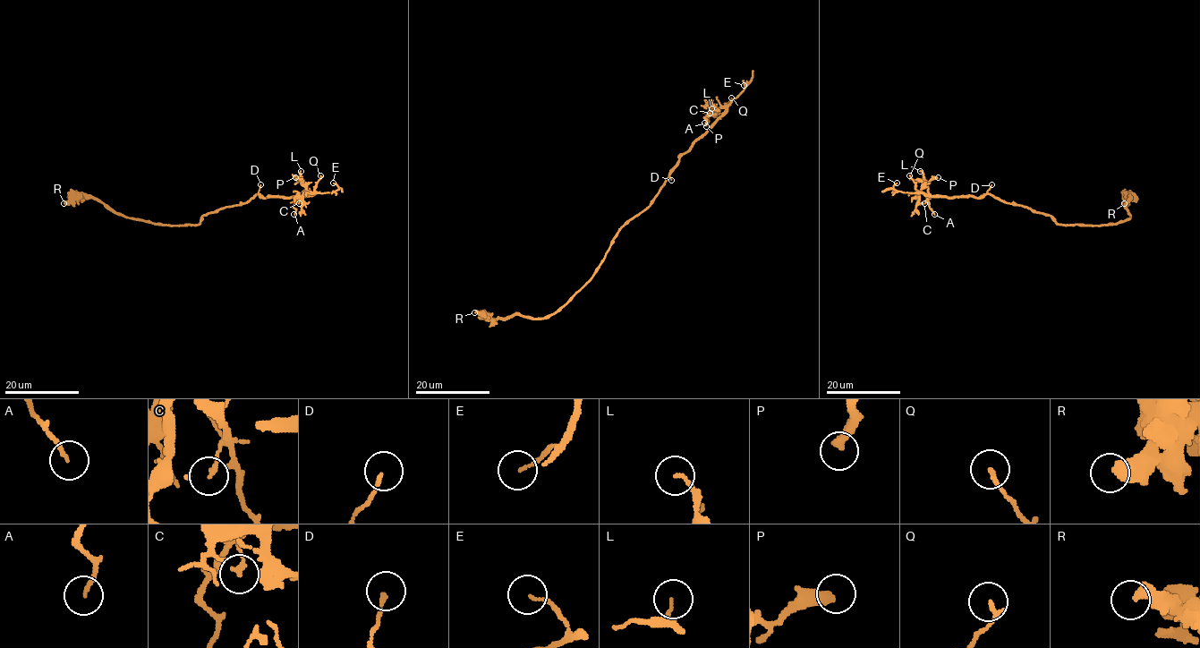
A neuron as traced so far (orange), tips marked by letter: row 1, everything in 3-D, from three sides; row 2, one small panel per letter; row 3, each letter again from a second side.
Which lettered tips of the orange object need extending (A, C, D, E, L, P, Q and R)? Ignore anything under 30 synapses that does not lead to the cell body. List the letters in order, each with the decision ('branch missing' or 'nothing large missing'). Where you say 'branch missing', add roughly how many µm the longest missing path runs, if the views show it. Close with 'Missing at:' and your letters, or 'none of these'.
A: nothing large missing
C: nothing large missing
D: nothing large missing
E: nothing large missing
L: nothing large missing
P: nothing large missing
Q: nothing large missing
R: nothing large missing
Missing at: none of these

